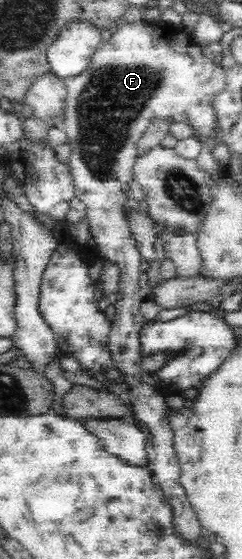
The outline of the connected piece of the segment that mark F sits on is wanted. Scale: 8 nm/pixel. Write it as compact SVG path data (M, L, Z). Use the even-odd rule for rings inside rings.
M141 20L120 25L116 33L102 43L100 49L92 55L90 66L81 75L69 79L66 85L68 93L66 93L65 117L61 127L67 133L66 142L71 147L70 157L66 162L75 187L75 198L86 206L89 230L97 252L116 262L119 267L119 284L116 301L114 301L115 318L108 335L108 348L114 356L116 369L123 375L121 378L131 389L128 396L132 400L136 418L143 422L150 430L150 435L154 436L150 437L152 459L147 468L151 470L153 480L168 496L168 501L172 506L172 516L175 517L176 529L189 541L197 541L203 530L185 490L181 487L181 468L173 447L174 433L167 419L165 396L156 387L148 386L141 381L142 357L139 333L147 321L140 313L140 305L142 301L145 301L145 296L138 284L141 274L140 265L142 265L140 261L143 257L136 247L136 238L132 234L131 223L127 217L128 203L126 201L133 197L130 192L133 165L138 155L139 141L147 130L150 120L156 117L168 120L170 123L184 122L193 125L200 134L200 137L196 139L208 141L208 137L214 135L214 127L219 126L212 109L212 100L224 88L225 74L219 64L210 61L202 54L200 46L192 41L192 34L183 28L168 27L162 21Z

